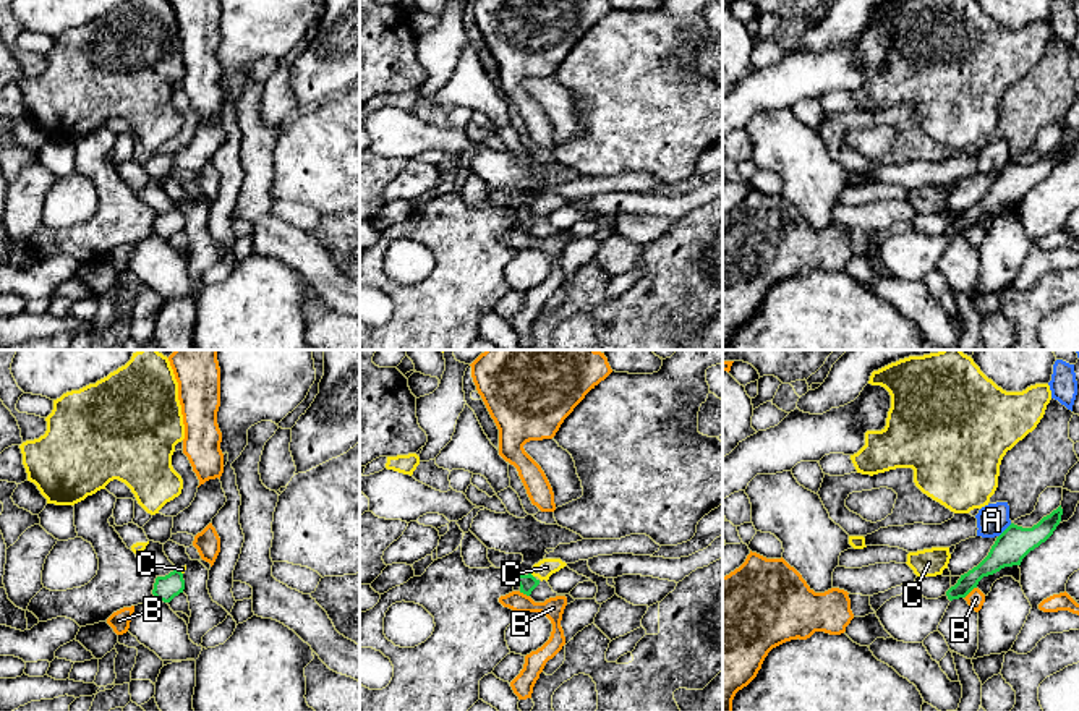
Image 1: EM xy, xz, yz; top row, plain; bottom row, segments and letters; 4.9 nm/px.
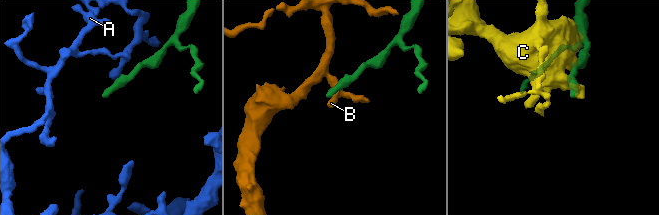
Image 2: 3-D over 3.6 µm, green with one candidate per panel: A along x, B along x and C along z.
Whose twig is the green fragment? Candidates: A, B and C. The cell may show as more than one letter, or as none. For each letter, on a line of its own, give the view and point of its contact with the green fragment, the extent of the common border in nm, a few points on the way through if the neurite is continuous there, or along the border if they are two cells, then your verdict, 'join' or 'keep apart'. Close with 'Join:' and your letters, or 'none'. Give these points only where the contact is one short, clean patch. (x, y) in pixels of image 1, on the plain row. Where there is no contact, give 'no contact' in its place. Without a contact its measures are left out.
A: meets green in yz at (1005, 167); contact 100 nm long; border along yz (1011, 161), (998, 174); keep apart
B: meets green in yz at (969, 229); contact 90 nm long; border along yz (976, 224), (964, 235); keep apart
C: meets green in xz at (532, 212); contact 30 nm long; border along xz (530, 211), (533, 214); keep apart
Join: none

